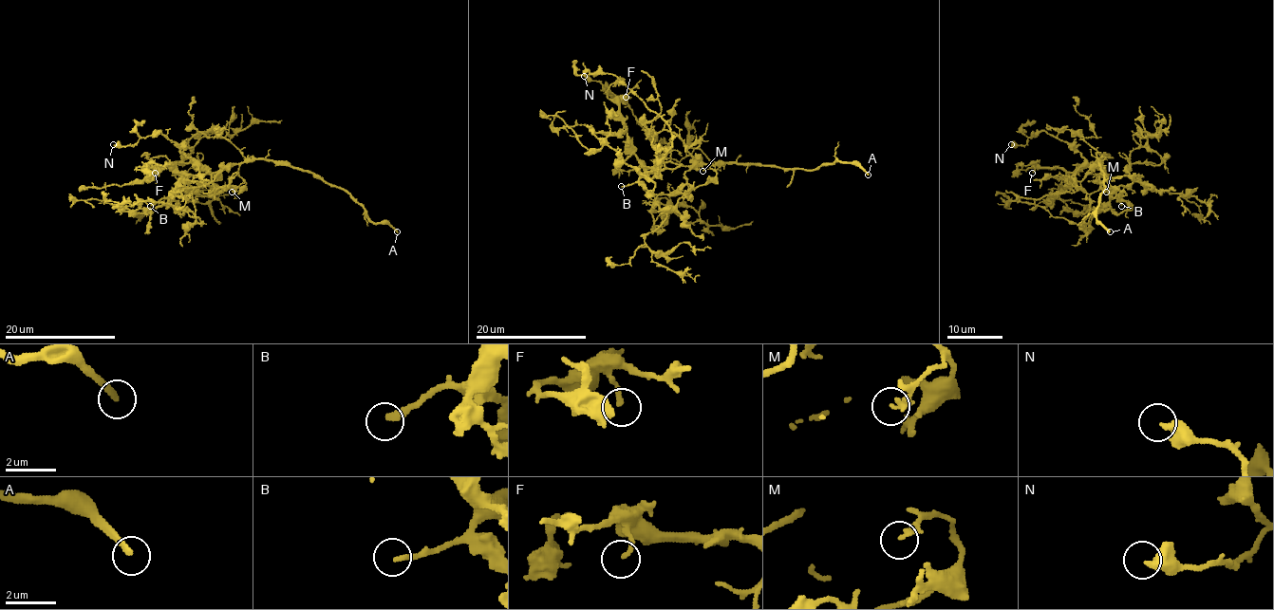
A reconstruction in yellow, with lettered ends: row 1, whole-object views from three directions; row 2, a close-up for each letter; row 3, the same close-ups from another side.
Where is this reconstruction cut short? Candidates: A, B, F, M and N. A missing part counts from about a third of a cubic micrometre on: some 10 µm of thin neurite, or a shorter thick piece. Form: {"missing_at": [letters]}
{"missing_at": ["A", "B"]}

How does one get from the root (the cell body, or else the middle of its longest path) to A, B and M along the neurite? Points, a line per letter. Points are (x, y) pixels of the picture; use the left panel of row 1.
A: (219, 170), (254, 159), (288, 161), (343, 188), (374, 222), (387, 222), (397, 231)
B: (219, 170), (211, 175), (207, 183), (177, 189), (168, 197), (150, 206)
M: (219, 170), (239, 165), (243, 182), (232, 192)

